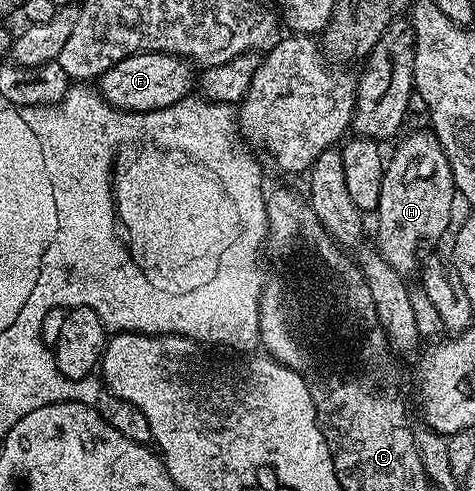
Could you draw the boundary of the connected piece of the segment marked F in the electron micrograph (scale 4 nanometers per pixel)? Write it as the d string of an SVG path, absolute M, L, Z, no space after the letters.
M132 53L116 61L114 67L107 69L98 79L98 92L115 109L125 109L128 113L145 113L151 109L165 109L174 103L185 100L194 89L193 66L185 58L175 57L172 53Z

